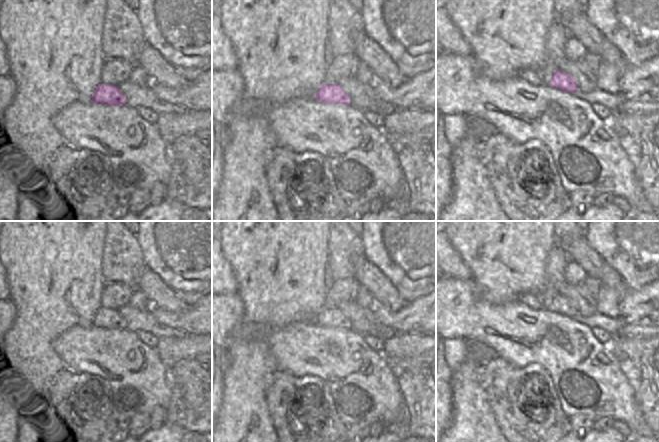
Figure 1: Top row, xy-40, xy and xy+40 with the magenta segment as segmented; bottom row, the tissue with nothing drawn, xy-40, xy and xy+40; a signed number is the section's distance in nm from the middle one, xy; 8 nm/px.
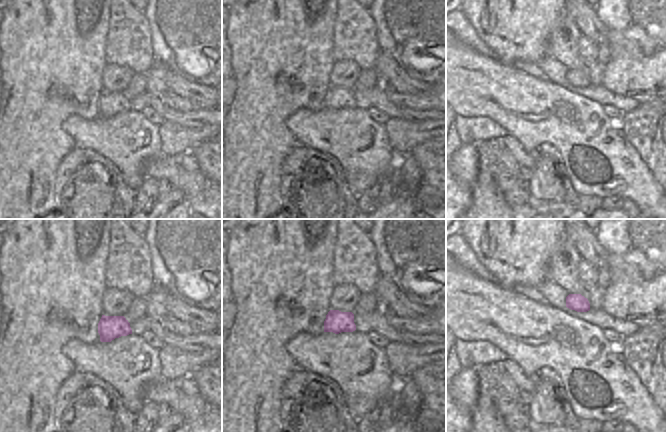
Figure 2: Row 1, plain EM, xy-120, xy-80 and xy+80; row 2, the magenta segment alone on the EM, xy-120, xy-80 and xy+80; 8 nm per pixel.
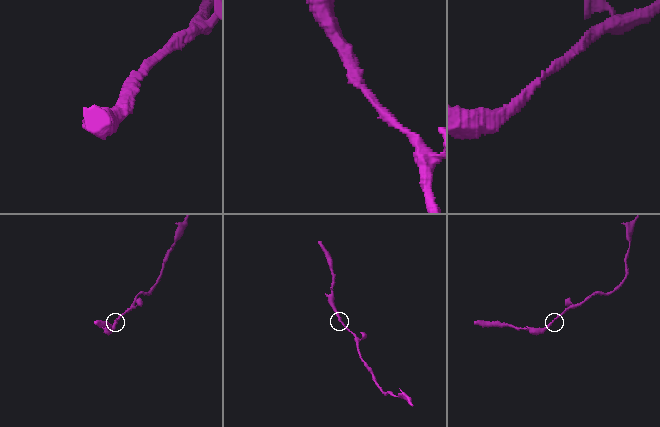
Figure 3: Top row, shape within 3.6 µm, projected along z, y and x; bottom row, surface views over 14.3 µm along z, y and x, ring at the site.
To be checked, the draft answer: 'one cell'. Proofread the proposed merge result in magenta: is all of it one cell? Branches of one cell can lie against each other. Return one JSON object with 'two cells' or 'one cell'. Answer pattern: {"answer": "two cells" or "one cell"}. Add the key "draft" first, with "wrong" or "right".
{"draft": "right", "answer": "one cell"}

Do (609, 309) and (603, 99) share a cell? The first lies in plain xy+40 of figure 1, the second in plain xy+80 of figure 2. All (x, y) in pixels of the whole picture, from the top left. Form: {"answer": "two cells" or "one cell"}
{"answer": "two cells"}

